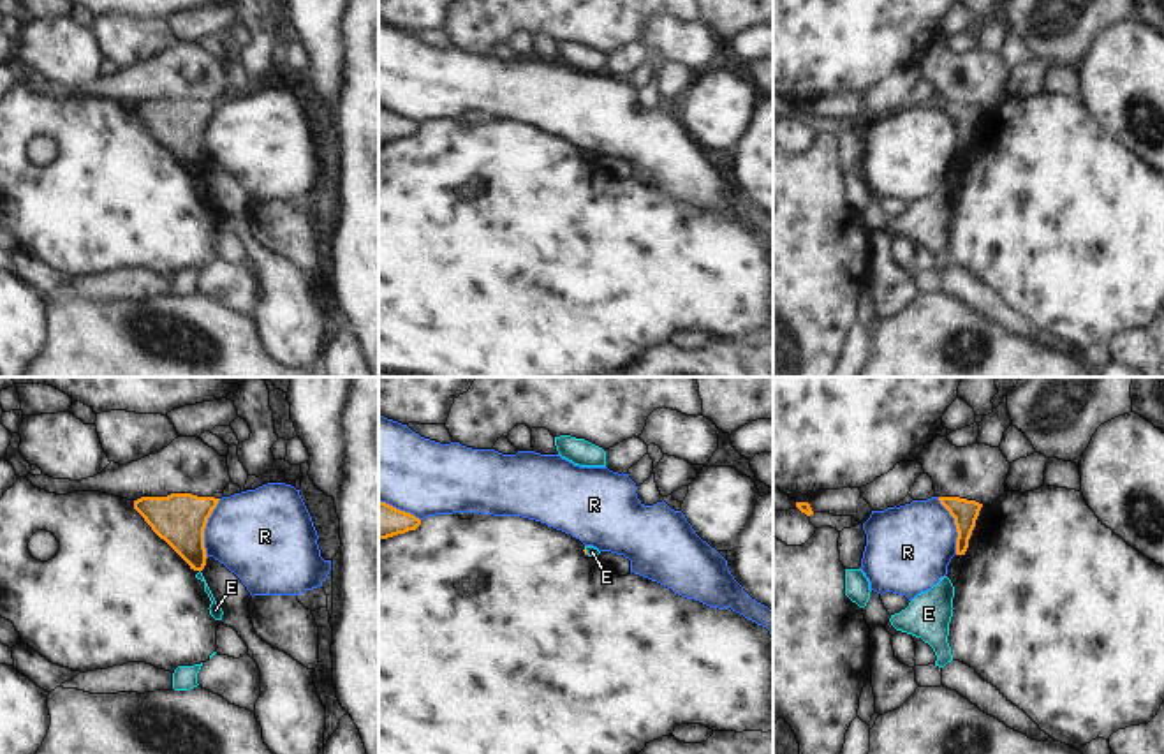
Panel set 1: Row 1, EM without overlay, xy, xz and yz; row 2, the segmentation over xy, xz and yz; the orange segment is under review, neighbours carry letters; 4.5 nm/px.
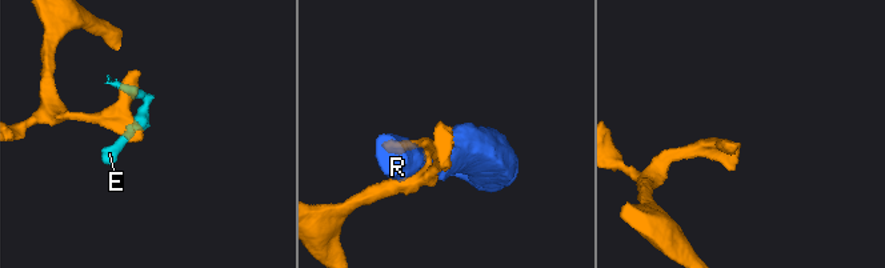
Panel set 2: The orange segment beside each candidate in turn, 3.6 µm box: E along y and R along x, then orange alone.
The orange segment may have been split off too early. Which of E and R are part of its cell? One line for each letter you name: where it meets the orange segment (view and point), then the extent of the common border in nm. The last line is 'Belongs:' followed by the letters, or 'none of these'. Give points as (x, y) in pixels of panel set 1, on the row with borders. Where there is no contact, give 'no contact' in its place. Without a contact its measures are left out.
Belongs: none of these

